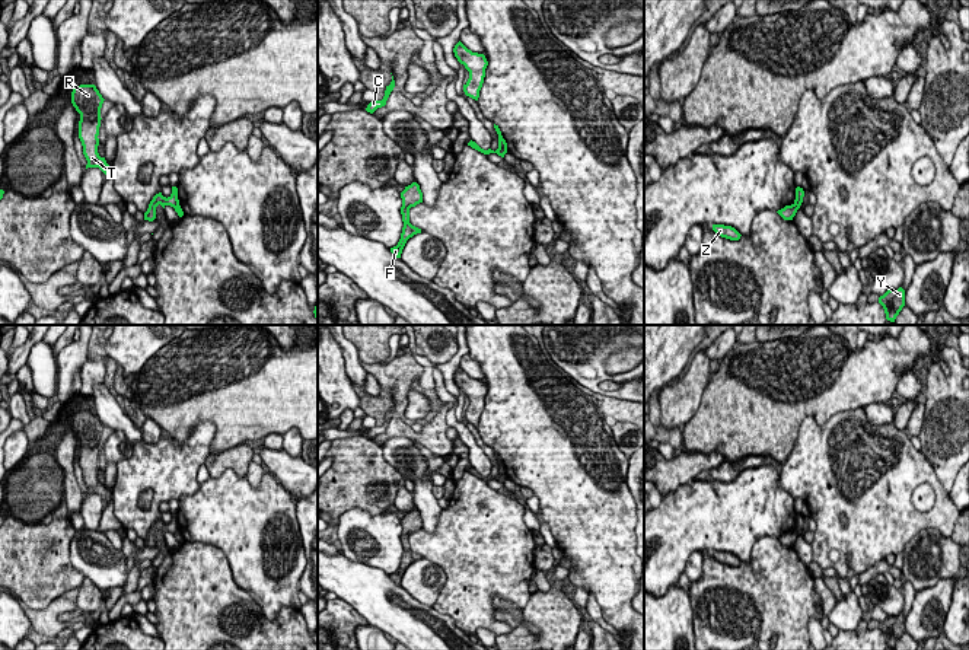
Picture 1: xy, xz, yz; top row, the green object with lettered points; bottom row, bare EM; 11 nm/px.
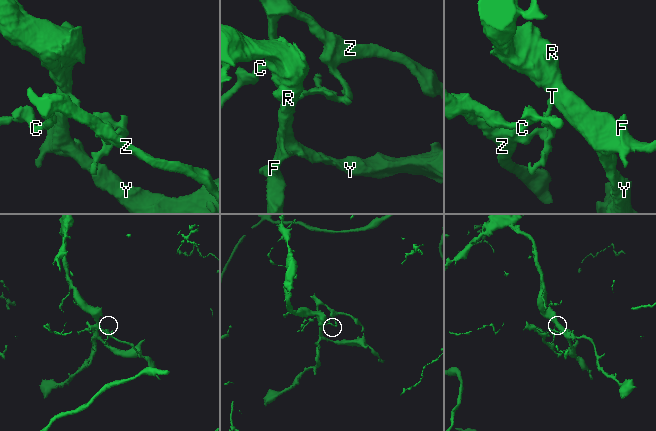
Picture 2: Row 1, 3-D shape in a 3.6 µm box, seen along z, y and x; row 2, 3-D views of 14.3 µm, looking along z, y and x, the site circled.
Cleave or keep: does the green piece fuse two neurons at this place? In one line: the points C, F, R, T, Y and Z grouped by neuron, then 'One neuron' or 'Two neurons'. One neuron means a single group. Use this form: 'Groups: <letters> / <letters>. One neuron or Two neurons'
Groups: C Z / F R T Y. Two neurons

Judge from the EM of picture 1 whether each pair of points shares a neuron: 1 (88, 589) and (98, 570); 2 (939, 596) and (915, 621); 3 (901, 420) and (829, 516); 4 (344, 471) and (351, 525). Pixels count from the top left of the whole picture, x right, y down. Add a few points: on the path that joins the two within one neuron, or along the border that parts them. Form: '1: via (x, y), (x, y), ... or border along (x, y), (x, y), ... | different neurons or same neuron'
1: border along (85, 577), (101, 590) | different neurons
2: via (931, 599), (926, 604), (923, 614) | same neuron
3: border along (892, 424), (902, 430) | different neurons
4: border along (385, 510), (370, 515), (353, 507), (338, 519) | different neurons

